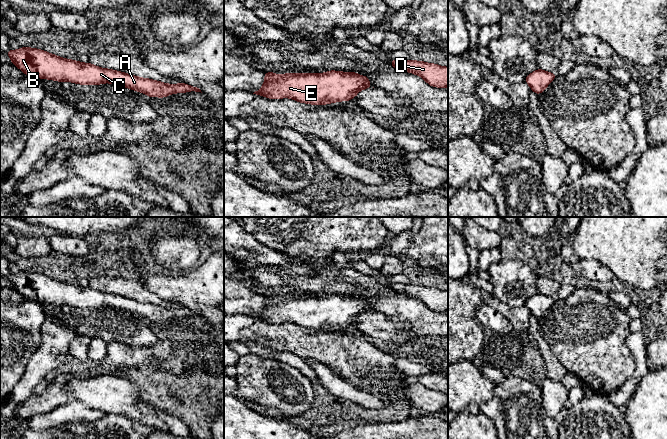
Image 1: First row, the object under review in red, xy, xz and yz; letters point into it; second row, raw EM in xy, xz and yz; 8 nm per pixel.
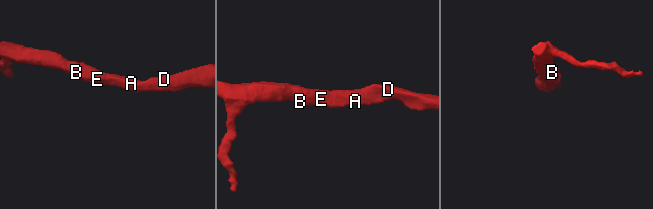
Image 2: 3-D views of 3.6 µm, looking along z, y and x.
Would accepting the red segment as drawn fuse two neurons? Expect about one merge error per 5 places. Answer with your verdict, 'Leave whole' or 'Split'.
Leave whole

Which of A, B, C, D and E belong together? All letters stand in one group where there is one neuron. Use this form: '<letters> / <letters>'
A B C D E

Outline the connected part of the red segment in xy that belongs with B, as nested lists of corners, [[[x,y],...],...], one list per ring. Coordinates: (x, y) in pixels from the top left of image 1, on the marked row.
[[[21,47],[19,50],[9,49],[6,53],[11,63],[25,75],[40,79],[67,81],[81,85],[111,83],[139,91],[151,98],[165,98],[174,93],[201,92],[199,88],[185,83],[166,84],[113,69],[100,68],[91,63],[62,58],[41,49]]]

